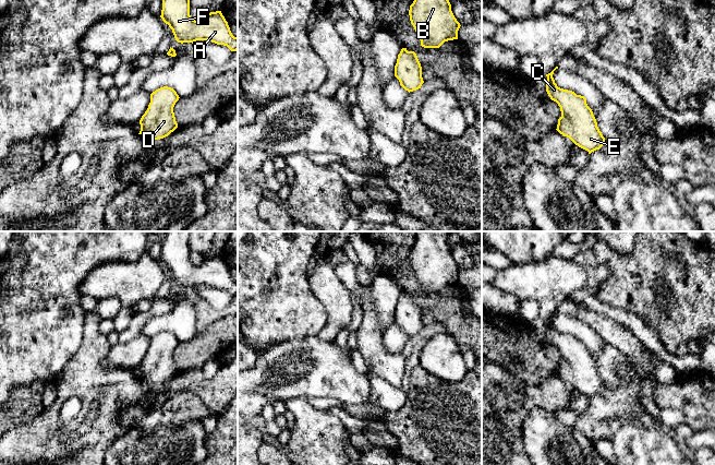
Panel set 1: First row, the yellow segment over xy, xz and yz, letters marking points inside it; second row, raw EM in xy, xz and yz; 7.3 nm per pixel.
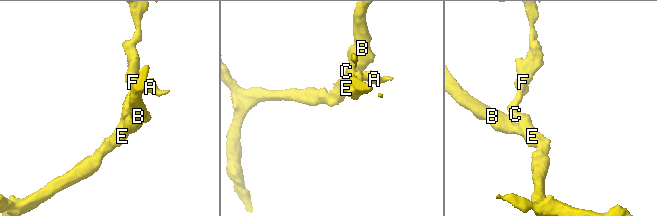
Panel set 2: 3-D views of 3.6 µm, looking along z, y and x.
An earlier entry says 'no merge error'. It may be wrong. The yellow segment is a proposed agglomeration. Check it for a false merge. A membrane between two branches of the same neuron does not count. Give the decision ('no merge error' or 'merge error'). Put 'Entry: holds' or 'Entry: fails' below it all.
no merge error
Entry: holds

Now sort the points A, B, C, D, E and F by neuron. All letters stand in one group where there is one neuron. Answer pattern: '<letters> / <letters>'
A B C D E F

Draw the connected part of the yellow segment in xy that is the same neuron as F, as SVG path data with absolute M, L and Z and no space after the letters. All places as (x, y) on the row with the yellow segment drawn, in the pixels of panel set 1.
M162 0L160 17L172 29L178 43L193 44L196 40L207 40L217 45L227 46L231 51L238 50L238 37L232 35L228 22L221 11L208 12L202 20L195 21L190 15L190 0Z

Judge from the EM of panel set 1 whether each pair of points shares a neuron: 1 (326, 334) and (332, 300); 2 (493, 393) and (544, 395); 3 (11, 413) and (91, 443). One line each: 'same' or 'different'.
1: same
2: same
3: different

